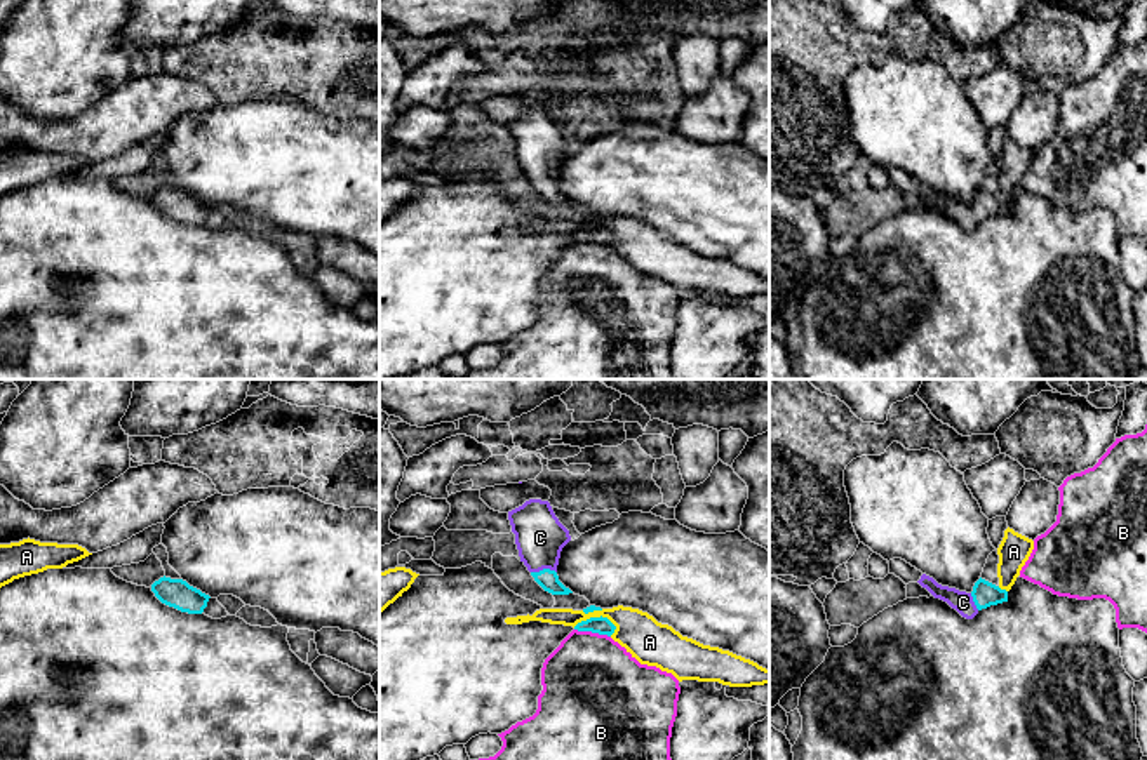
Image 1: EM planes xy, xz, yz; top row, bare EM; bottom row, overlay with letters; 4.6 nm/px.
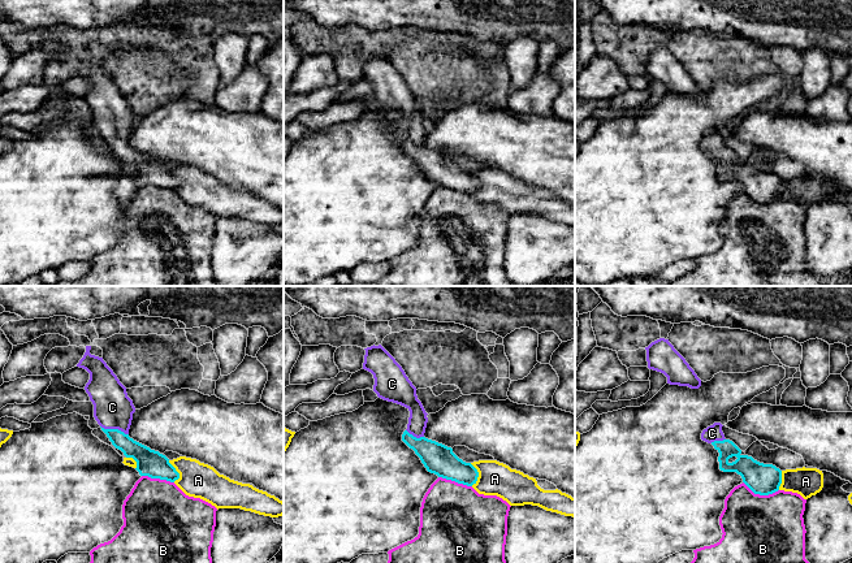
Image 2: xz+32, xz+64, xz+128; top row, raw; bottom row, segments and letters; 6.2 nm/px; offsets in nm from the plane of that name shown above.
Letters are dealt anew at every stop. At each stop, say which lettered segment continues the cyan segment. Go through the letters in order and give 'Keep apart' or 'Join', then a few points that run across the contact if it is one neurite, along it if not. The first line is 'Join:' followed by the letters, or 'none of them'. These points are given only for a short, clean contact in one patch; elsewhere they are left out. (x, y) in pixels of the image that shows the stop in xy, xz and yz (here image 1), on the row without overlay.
Join: C
A: Keep apart
B: Keep apart
C: Join. Line: xz (549, 190), (543, 180), (540, 148)

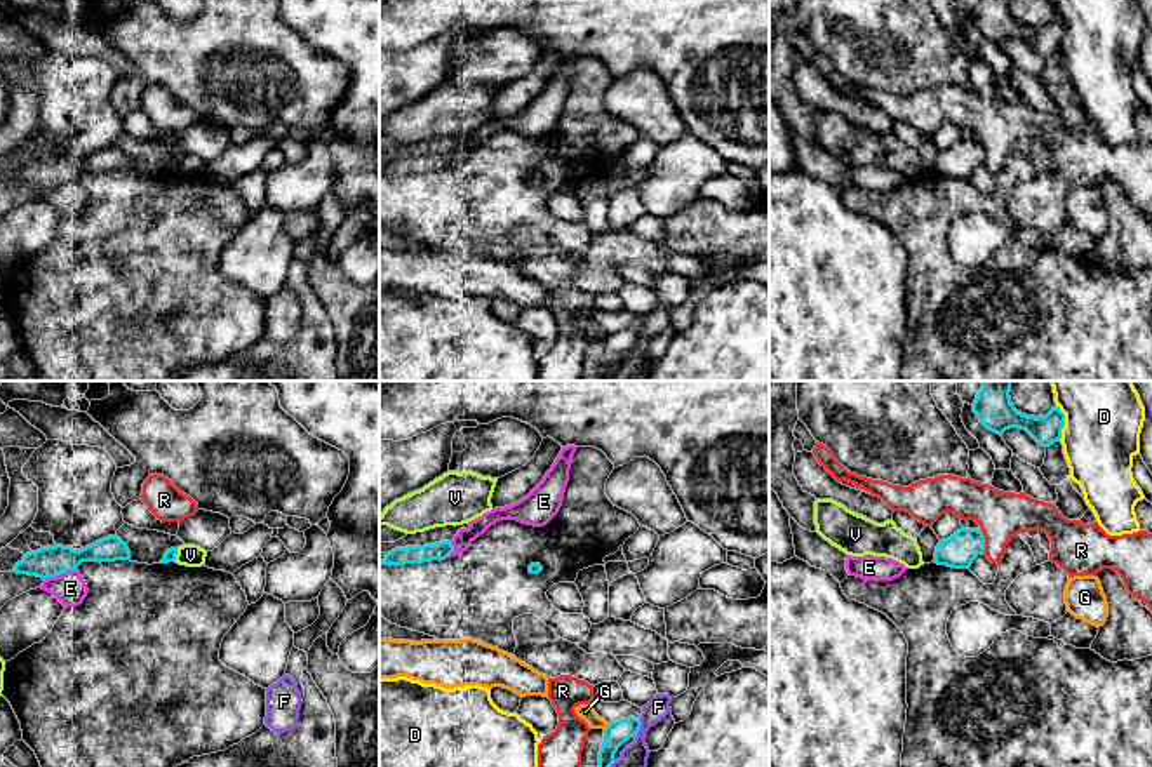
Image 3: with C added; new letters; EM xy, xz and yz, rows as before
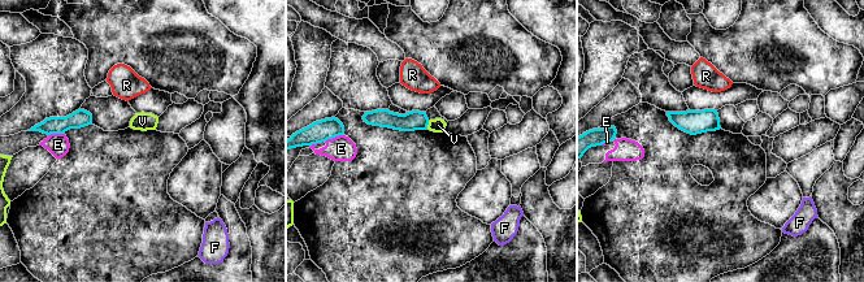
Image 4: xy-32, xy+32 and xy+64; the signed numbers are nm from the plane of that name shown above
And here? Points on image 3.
Join: none of them
D: Keep apart. Line: yz (1055, 16), (1064, 25), (1064, 39), (1058, 51)
E: Keep apart
F: Keep apart
G: Keep apart
R: Keep apart. Line: yz (980, 141), (984, 162)
V: Keep apart. Line: xy (178, 159), (173, 171)

